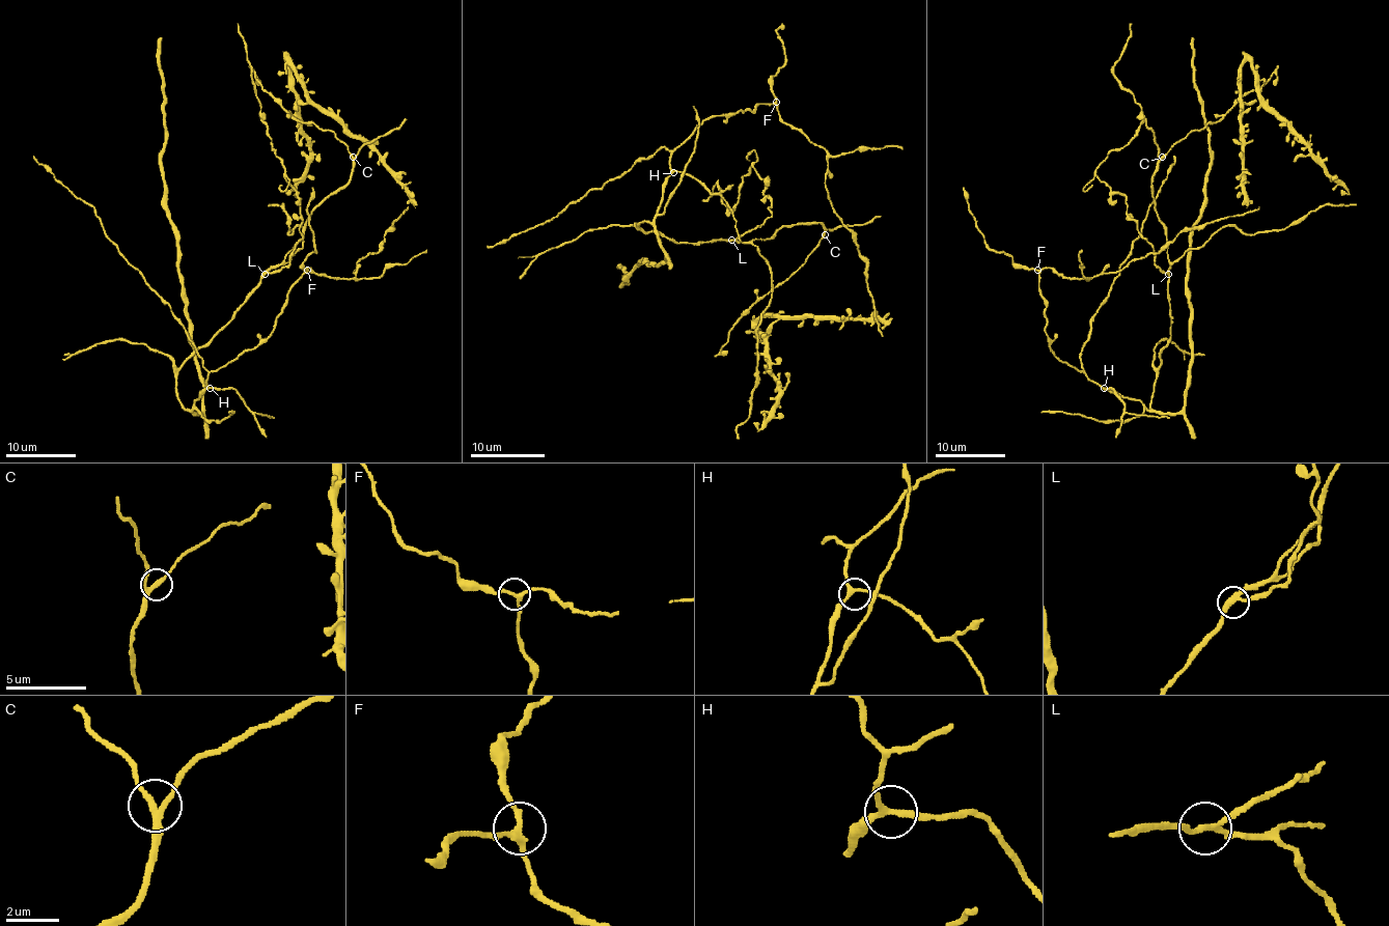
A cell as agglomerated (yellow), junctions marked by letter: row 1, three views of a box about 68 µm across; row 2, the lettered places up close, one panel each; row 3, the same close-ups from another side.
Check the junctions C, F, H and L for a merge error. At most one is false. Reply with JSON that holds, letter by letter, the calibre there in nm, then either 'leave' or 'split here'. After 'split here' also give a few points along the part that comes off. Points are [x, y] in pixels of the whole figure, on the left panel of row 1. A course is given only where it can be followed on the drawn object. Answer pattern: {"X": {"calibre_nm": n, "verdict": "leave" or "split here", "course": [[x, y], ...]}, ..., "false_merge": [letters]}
{"C": {"calibre_nm": 220, "verdict": "leave"}, "F": {"calibre_nm": 220, "verdict": "leave"}, "H": {"calibre_nm": 220, "verdict": "leave"}, "L": {"calibre_nm": 220, "verdict": "split here", "course": [[265, 273], [275, 273], [287, 264], [302, 237], [302, 217], [297, 192], [262, 123], [247, 46], [237, 23]]}, "false_merge": ["L"]}

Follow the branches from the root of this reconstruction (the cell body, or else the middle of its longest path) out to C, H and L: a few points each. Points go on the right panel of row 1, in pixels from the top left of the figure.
C: (1048, 343), (1062, 361), (1150, 411), (1156, 370), (1171, 326), (1168, 240), (1151, 187), (1162, 157)
H: (1048, 343), (1062, 361), (1104, 388)
L: (1048, 343), (1062, 361), (1104, 388), (1139, 400), (1150, 411), (1156, 370), (1171, 326), (1168, 273)

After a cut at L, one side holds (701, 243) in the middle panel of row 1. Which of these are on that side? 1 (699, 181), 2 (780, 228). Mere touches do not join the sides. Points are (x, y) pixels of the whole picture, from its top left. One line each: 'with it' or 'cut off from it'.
1: with it
2: with it

